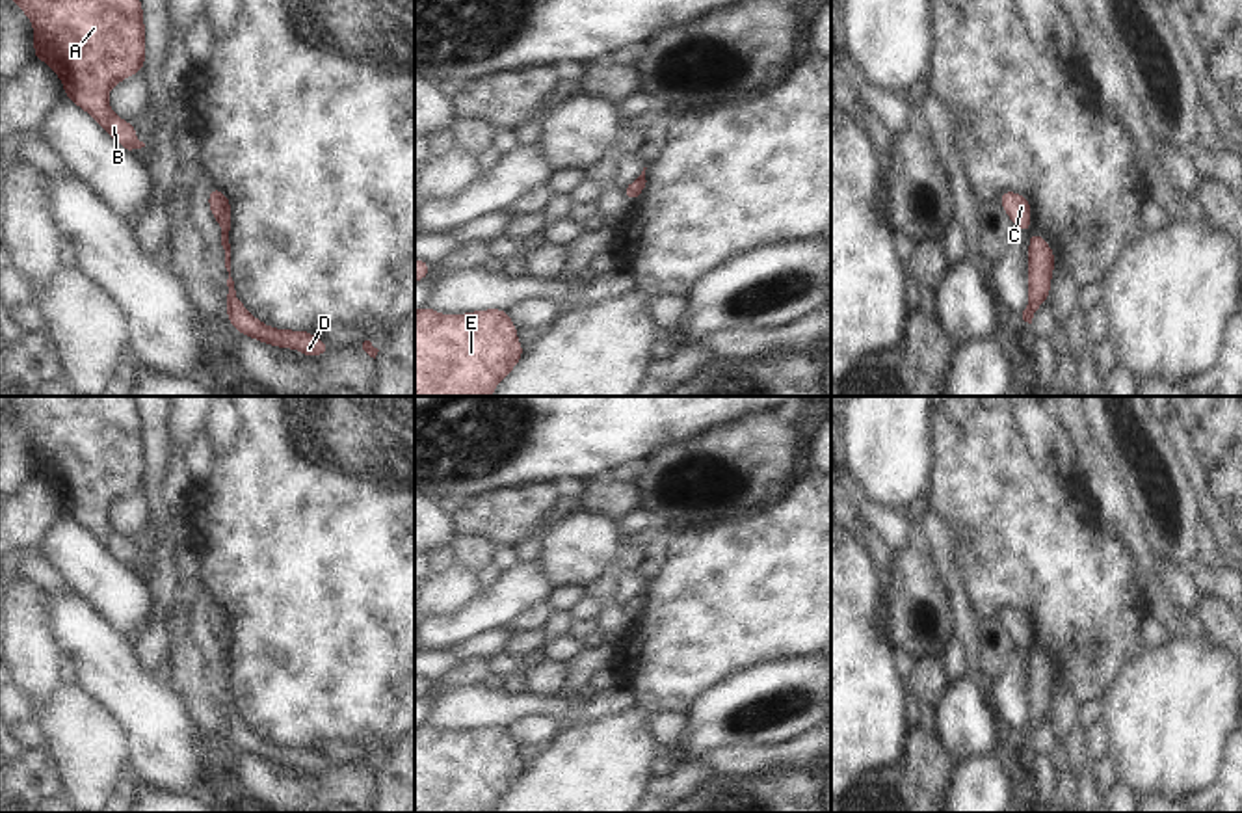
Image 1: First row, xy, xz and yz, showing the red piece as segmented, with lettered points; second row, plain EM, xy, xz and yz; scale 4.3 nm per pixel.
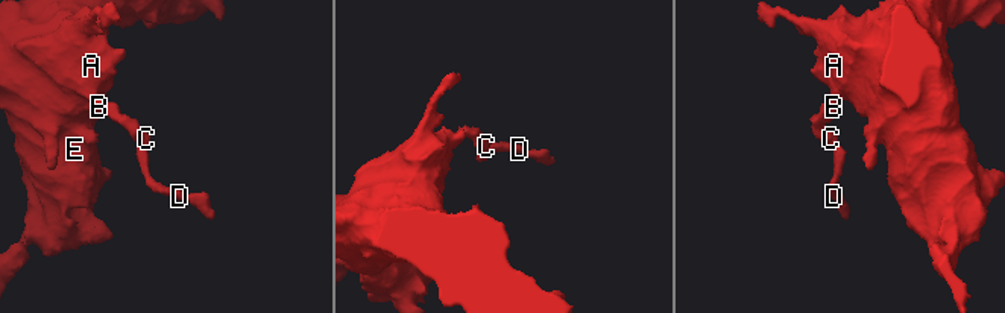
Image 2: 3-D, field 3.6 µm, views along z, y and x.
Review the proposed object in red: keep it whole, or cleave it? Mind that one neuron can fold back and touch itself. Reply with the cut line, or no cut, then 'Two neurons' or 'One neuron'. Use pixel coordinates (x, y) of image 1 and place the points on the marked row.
Split along xy (222, 229), (227, 231). Two neurons

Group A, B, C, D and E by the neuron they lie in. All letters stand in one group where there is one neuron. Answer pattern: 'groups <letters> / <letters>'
groups A B C E / D

